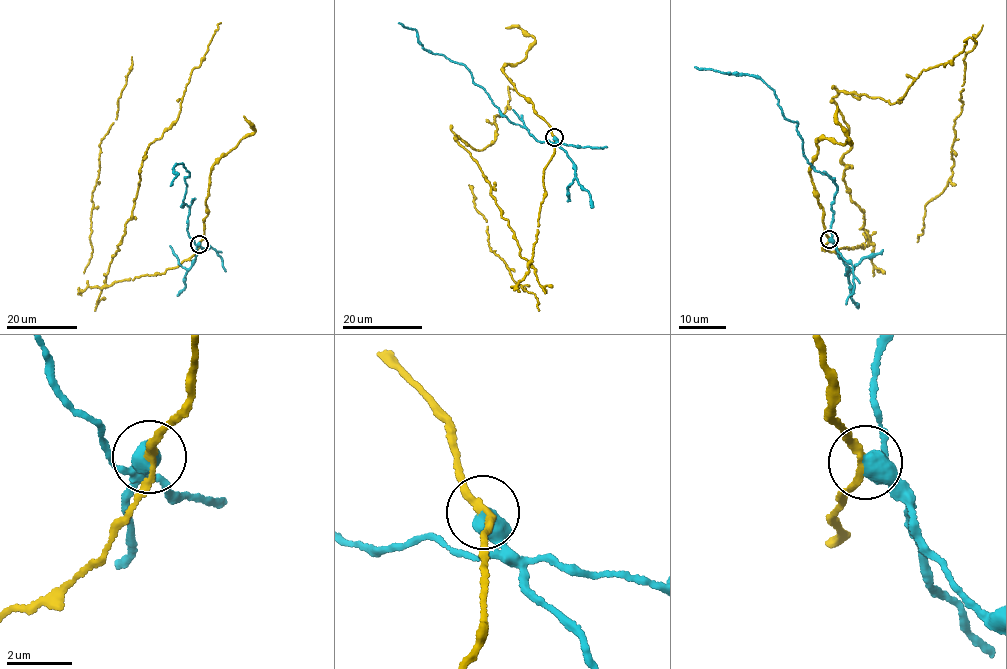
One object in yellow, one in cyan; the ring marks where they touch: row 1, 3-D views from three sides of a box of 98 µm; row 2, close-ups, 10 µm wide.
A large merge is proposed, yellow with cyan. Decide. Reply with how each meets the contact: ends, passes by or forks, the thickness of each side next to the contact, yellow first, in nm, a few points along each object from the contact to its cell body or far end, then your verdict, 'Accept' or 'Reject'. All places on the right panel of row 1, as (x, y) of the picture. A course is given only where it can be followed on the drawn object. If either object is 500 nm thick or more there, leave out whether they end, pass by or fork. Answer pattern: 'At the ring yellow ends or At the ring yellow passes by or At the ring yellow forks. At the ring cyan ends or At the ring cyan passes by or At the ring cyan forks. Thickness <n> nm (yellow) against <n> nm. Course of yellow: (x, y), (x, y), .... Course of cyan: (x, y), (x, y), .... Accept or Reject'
Thickness 200 nm (yellow) against 650 nm. Course of yellow: (830, 239), (821, 248), (870, 239), (843, 179), (850, 144), (833, 96), (898, 102), (922, 71), (976, 41). Course of cyan: (830, 239), (835, 183), (811, 165), (803, 152), (797, 122), (786, 118), (774, 91), (753, 75), (695, 66). Reject

